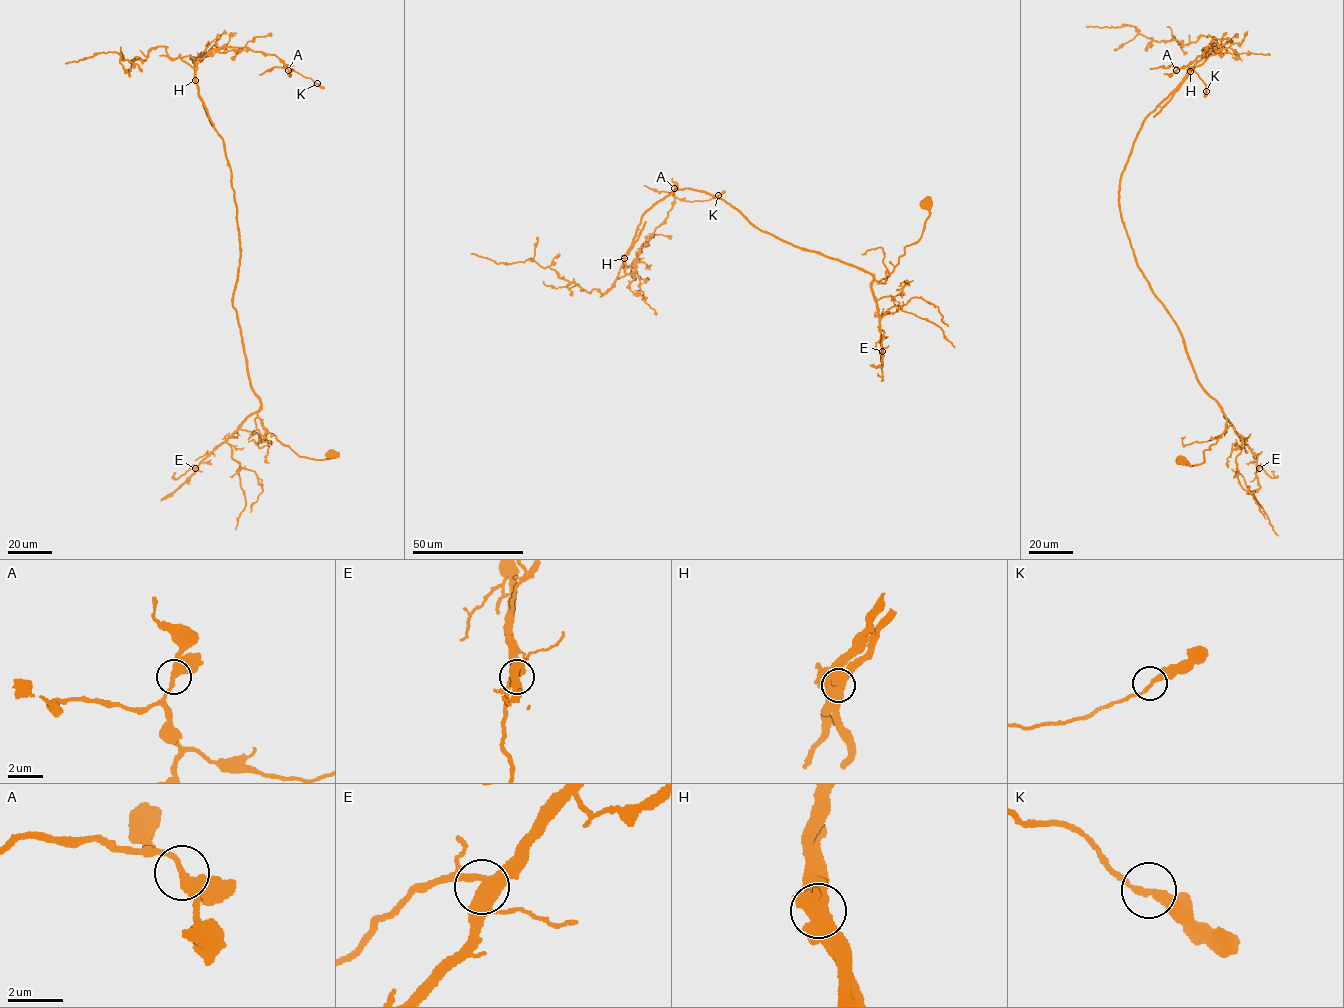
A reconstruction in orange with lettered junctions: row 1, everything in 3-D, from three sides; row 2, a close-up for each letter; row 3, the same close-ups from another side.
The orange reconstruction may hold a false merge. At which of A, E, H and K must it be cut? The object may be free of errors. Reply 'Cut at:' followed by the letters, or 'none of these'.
Cut at: H

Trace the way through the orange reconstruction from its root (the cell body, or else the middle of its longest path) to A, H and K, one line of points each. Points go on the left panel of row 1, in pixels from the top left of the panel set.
A: (333, 454), (301, 457), (258, 416), (233, 301), (231, 173), (194, 78), (222, 46), (288, 69)
H: (333, 454), (301, 457), (258, 416), (233, 301), (241, 254), (231, 173), (195, 80)
K: (333, 454), (301, 457), (258, 416), (233, 301), (231, 173), (194, 76), (209, 51), (244, 47), (317, 83)

